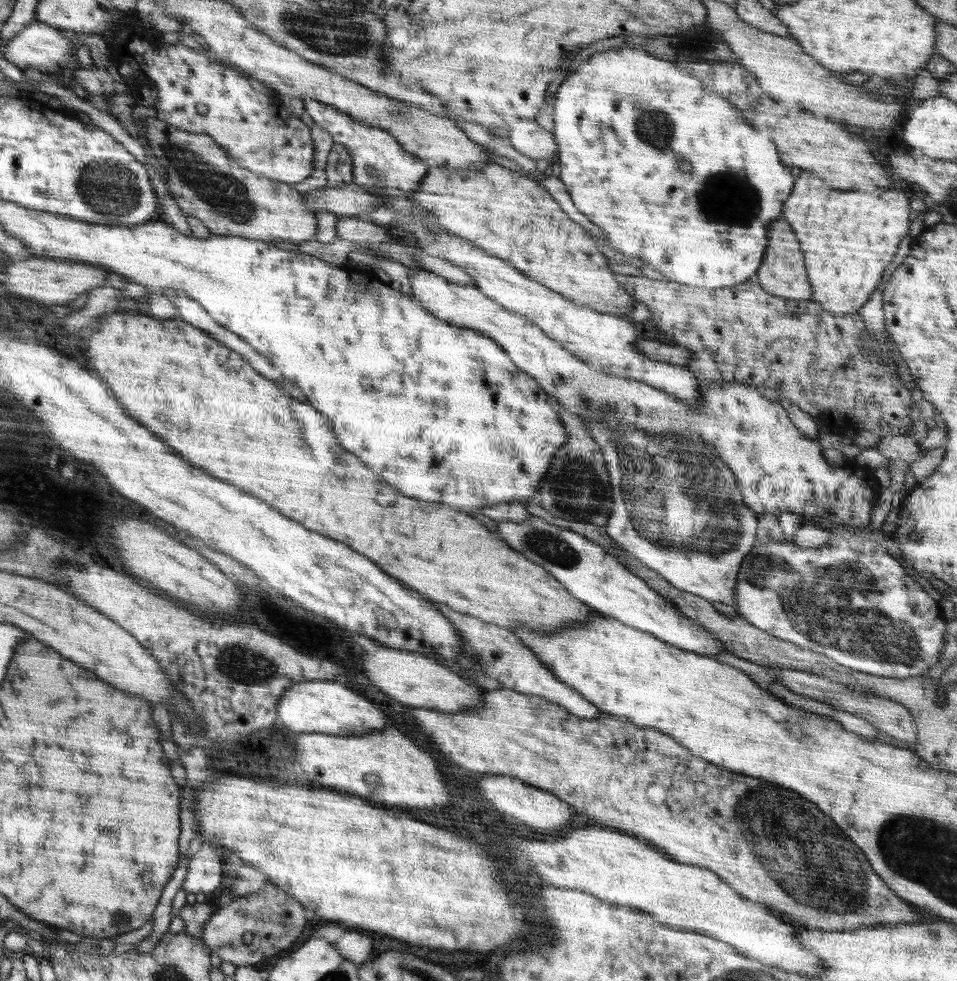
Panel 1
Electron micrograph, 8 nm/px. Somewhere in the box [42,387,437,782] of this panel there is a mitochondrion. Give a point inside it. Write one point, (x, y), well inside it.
(241, 663)

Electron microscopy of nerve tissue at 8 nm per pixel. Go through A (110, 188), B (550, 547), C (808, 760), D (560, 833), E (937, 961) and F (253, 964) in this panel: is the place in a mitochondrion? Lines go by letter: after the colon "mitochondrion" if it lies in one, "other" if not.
A: mitochondrion
B: mitochondrion
C: other
D: other
E: other
F: other

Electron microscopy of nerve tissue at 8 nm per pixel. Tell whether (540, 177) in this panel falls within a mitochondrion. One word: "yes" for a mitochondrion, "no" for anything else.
no

